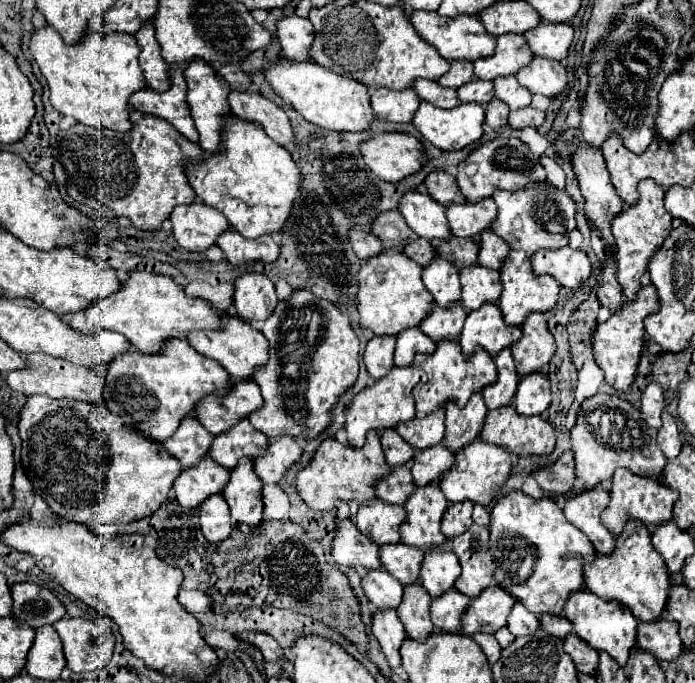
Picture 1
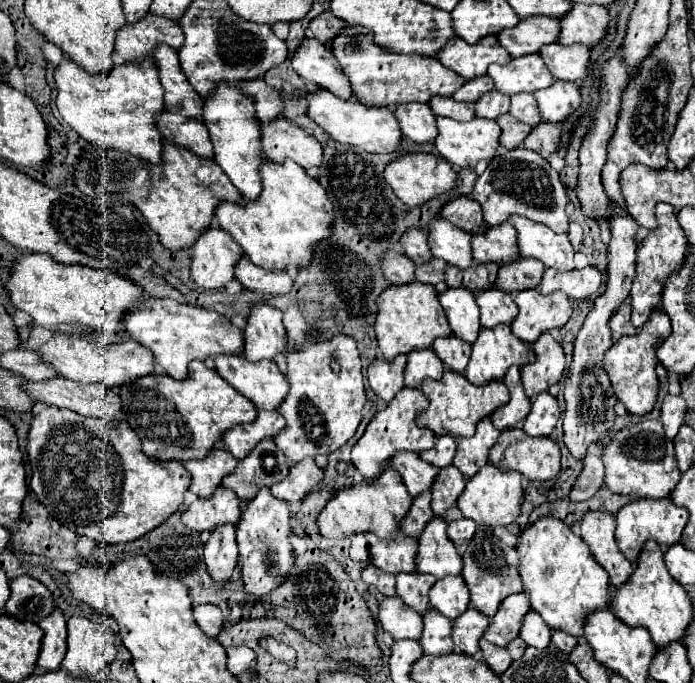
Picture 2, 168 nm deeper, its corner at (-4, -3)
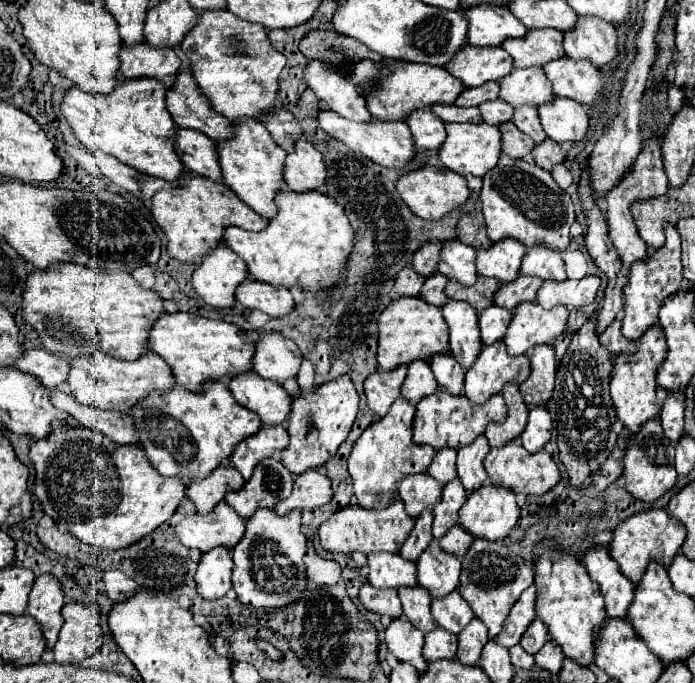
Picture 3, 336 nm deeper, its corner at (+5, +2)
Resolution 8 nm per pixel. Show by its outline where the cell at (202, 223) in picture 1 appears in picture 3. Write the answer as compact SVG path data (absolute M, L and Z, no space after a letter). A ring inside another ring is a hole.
M219 244L217 248L213 248L203 260L201 264L195 268L193 272L193 288L195 292L211 306L217 308L231 308L235 302L235 288L249 276L245 262L227 246L227 244Z

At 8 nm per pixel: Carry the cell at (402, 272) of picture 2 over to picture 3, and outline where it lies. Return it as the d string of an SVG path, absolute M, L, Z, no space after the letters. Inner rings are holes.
M405 266L401 274L397 274L397 282L393 288L395 296L419 296L419 290L423 286L423 276L419 276L413 266Z

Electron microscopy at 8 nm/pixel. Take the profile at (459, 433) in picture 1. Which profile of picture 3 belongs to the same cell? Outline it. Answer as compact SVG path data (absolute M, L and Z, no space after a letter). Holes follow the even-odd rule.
M483 434L469 446L457 450L457 476L461 478L467 492L473 492L475 488L483 486L489 480L483 468L483 458L487 452L489 452L489 444Z

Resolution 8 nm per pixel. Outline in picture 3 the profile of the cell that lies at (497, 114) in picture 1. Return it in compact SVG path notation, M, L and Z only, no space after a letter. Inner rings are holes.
M505 122L505 126L499 126L499 130L501 130L501 144L507 156L525 158L531 152L535 142L527 134L517 130L513 122Z

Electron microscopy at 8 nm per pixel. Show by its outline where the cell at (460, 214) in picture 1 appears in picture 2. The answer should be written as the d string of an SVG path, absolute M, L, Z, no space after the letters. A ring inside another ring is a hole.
M502 223L502 227L490 227L486 235L472 235L472 251L474 263L514 263L520 259L516 229L510 223Z

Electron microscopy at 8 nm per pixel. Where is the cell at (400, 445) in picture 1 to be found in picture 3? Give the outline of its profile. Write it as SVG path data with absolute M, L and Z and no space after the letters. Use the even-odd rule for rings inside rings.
M407 474L399 482L399 498L405 504L409 516L417 518L423 508L433 506L441 498L441 484L429 474Z

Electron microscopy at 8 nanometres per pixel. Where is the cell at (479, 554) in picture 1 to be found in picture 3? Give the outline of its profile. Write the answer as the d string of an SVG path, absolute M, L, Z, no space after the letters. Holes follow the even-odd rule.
M483 538L473 540L467 554L461 558L461 564L459 592L473 608L475 616L489 628L489 636L493 638L501 632L503 620L507 618L513 602L517 602L521 592L533 584L533 566L531 562L527 564L523 558L513 556L499 540L485 542Z

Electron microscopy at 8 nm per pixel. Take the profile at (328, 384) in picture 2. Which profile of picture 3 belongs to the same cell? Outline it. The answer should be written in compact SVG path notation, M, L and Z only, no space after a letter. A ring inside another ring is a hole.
M341 374L337 380L313 386L309 390L299 388L299 394L293 396L289 422L285 422L289 432L289 446L281 452L281 462L293 474L301 474L307 468L317 468L319 464L325 464L345 442L357 410L359 394L347 374Z

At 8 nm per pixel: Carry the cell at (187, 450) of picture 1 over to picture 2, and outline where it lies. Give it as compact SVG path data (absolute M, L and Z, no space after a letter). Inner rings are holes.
M224 449L210 451L210 455L206 459L202 459L202 461L184 463L184 467L188 469L188 473L192 475L190 491L196 497L208 499L222 485L222 479L226 475L234 473L236 463L238 461L228 451L224 451Z

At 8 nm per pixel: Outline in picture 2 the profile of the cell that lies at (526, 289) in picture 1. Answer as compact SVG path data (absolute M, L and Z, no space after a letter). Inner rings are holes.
M520 291L514 295L514 303L520 313L510 327L524 343L534 343L542 333L564 327L572 315L570 299L562 293L540 295L540 291Z

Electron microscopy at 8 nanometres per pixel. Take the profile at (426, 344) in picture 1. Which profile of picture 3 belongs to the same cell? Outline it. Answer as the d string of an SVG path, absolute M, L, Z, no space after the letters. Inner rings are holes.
M411 362L407 366L407 376L401 386L401 394L411 402L417 404L421 398L433 394L437 390L437 380L429 362Z

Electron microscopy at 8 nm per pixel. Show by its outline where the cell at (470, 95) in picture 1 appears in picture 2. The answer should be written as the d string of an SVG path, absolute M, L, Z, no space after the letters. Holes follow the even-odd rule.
M490 91L490 95L486 95L486 99L480 99L474 107L478 117L498 119L500 115L510 111L510 97L502 95L500 91Z

